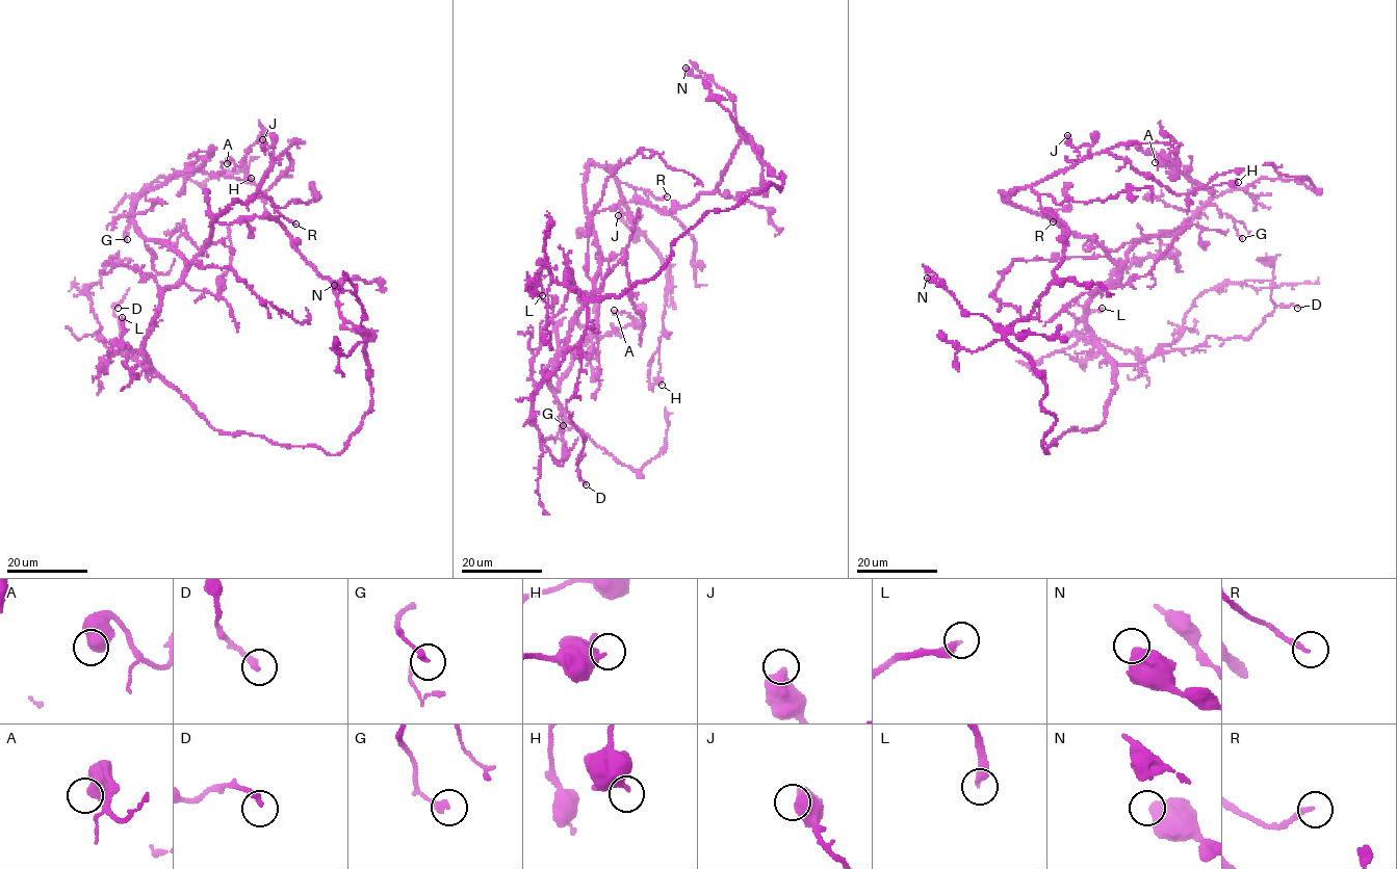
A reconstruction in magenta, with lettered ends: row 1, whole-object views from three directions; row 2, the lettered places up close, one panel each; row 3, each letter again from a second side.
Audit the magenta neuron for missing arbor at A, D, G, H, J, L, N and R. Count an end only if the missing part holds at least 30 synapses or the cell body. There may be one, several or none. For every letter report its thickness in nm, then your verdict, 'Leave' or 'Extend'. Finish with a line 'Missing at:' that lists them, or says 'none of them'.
A: Thickness 600 nm. Leave
D: Thickness 240 nm. Leave
G: Thickness 240 nm. Leave
H: Thickness 360 nm. Leave
J: Thickness 550 nm. Leave
L: Thickness 380 nm. Extend
N: Thickness 650 nm. Leave
R: Thickness 190 nm. Leave
Missing at: L

